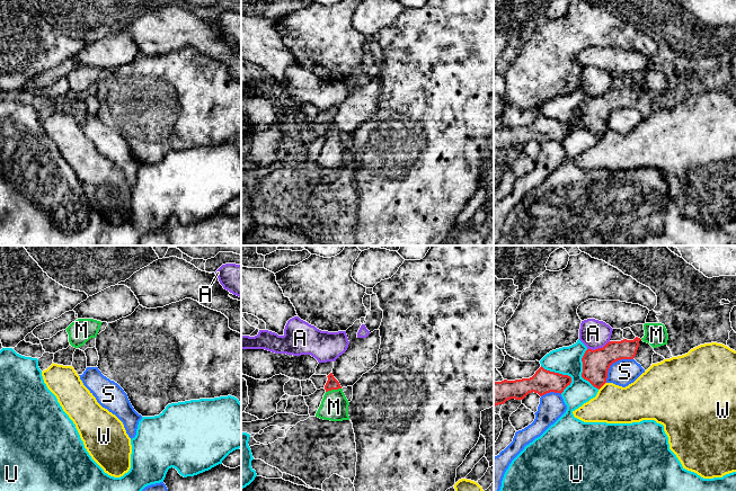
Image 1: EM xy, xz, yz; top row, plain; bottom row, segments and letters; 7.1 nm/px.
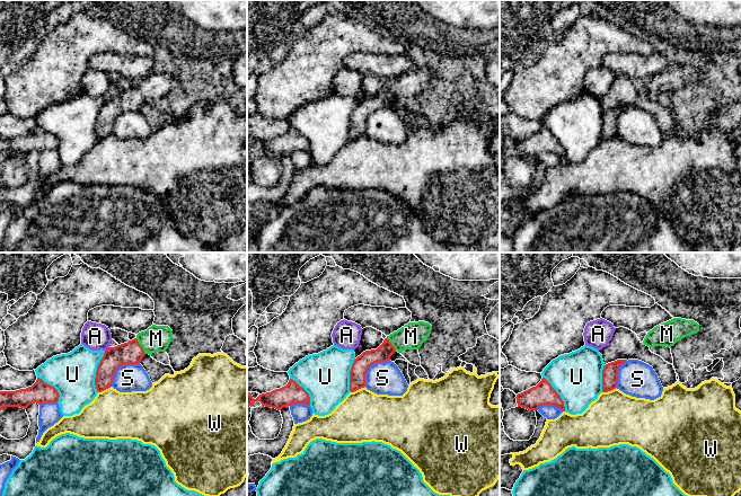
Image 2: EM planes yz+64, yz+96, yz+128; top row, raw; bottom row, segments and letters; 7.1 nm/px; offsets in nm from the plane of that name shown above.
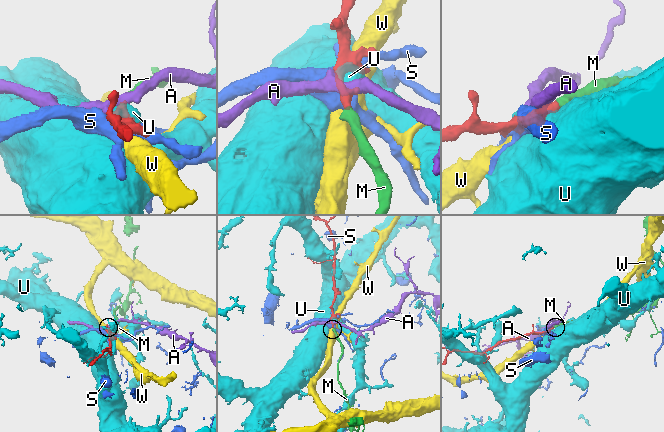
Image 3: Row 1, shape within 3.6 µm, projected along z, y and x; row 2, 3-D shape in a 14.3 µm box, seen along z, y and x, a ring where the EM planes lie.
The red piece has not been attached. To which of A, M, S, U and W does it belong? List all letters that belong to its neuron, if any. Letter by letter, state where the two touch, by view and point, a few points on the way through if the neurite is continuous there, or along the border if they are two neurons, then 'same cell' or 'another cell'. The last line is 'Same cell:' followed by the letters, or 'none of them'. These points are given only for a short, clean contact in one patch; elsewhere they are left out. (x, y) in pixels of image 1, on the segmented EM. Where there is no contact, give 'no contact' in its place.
A: contact yz (599, 348); border yz (610, 341), (602, 347), (587, 349); another cell
M: contact xz (333, 389); way xz (331, 383), (333, 389), (334, 407); same cell
S: contact yz (613, 362); another cell
U: contact yz (558, 373); another cell
W: contact yz (602, 385); another cell
Same cell: M

